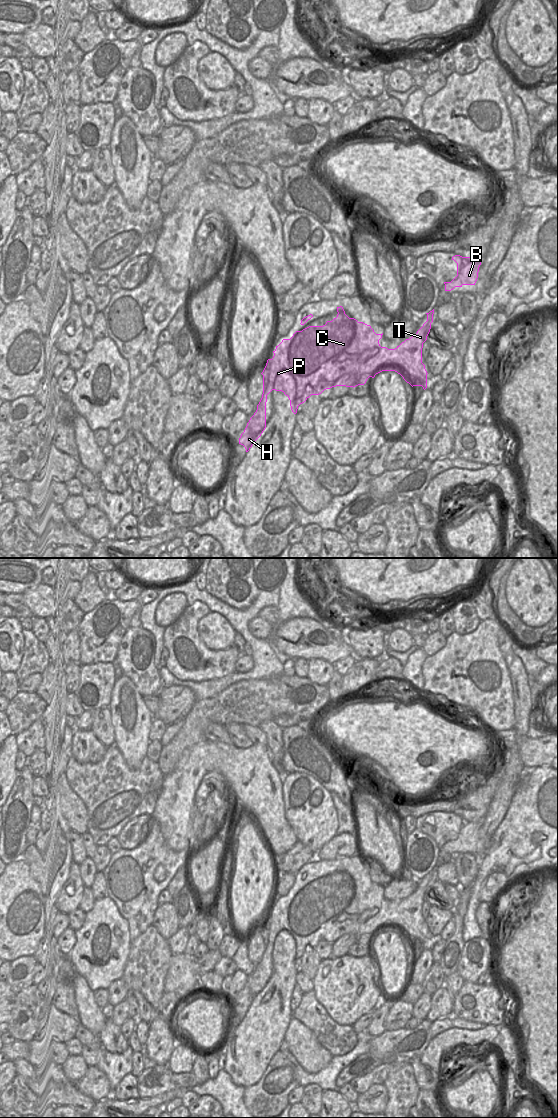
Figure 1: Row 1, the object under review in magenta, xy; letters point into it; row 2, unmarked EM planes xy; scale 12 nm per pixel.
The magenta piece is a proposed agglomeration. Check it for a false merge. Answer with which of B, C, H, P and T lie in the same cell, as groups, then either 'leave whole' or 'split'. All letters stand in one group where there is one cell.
B C H P T | leave whole

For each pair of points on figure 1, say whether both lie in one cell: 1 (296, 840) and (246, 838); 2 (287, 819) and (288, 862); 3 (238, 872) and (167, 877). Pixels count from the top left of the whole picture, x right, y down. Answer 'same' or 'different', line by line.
1: different
2: same
3: different

